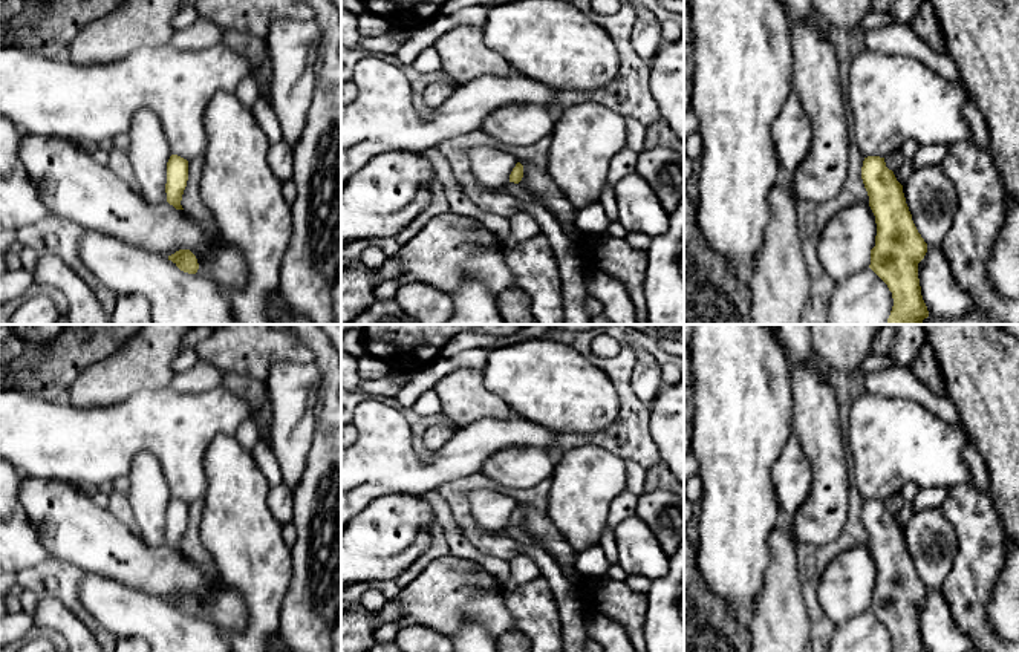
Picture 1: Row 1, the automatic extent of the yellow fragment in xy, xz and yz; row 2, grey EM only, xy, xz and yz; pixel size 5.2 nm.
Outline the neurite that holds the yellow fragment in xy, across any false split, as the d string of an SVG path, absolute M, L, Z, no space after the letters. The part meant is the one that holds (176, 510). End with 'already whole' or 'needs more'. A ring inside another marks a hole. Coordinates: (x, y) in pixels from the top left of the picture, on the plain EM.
M171 497L167 505L167 545L173 548L176 553L184 553L181 548L184 533L188 523L188 504Z; already whole

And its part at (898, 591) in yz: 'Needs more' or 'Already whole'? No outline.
Already whole

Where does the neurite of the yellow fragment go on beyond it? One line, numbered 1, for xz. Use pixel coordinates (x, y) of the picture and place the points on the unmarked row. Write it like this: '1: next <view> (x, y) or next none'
1: next none

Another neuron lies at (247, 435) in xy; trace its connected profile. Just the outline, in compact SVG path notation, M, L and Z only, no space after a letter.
M252 416L245 419L240 424L234 436L243 448L246 448L251 453L254 452L254 447L257 445L257 441L260 439L260 433Z

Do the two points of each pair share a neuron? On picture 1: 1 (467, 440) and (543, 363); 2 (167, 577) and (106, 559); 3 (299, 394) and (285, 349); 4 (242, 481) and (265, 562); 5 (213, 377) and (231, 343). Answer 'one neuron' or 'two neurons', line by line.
1: two neurons
2: one neuron
3: two neurons
4: one neuron
5: two neurons

